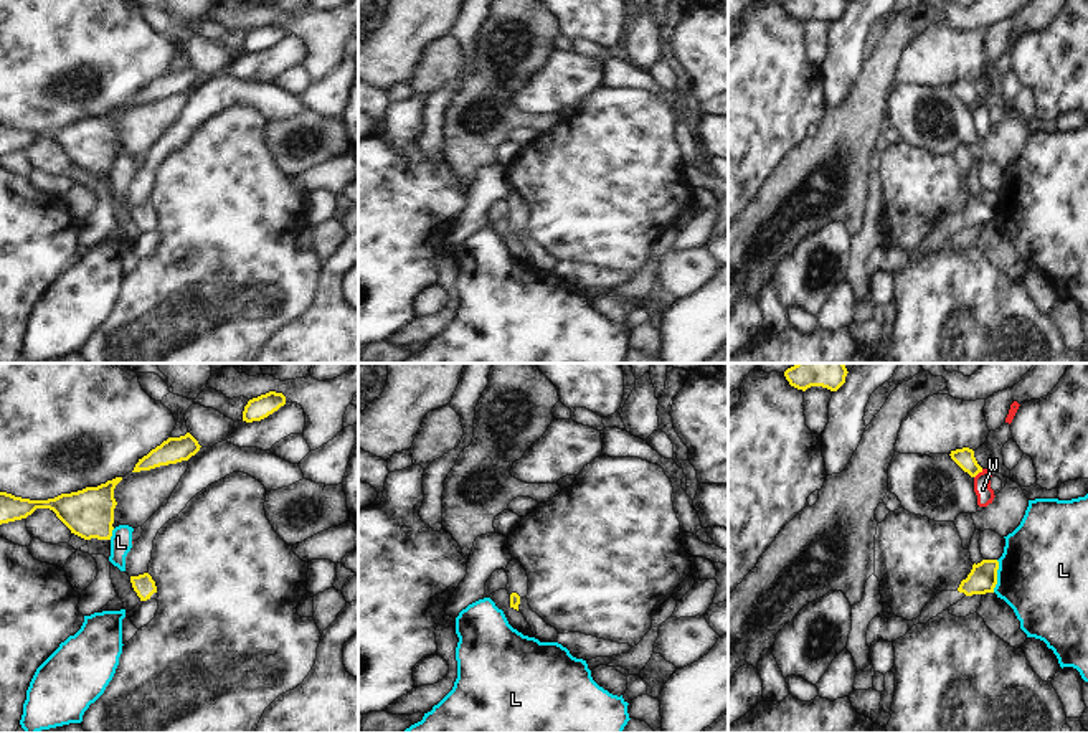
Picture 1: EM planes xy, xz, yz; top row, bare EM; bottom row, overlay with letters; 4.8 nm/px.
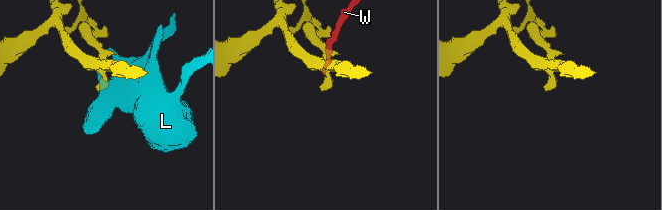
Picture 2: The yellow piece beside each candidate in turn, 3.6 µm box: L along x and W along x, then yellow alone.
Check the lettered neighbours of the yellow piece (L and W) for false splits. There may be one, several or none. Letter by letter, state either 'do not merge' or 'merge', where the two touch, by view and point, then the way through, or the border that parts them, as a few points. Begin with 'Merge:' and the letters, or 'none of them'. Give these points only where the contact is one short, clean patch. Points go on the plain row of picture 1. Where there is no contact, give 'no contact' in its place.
Merge: none of them
L: do not merge; contact yz (996, 207)
W: do not merge; contact yz (978, 103)

